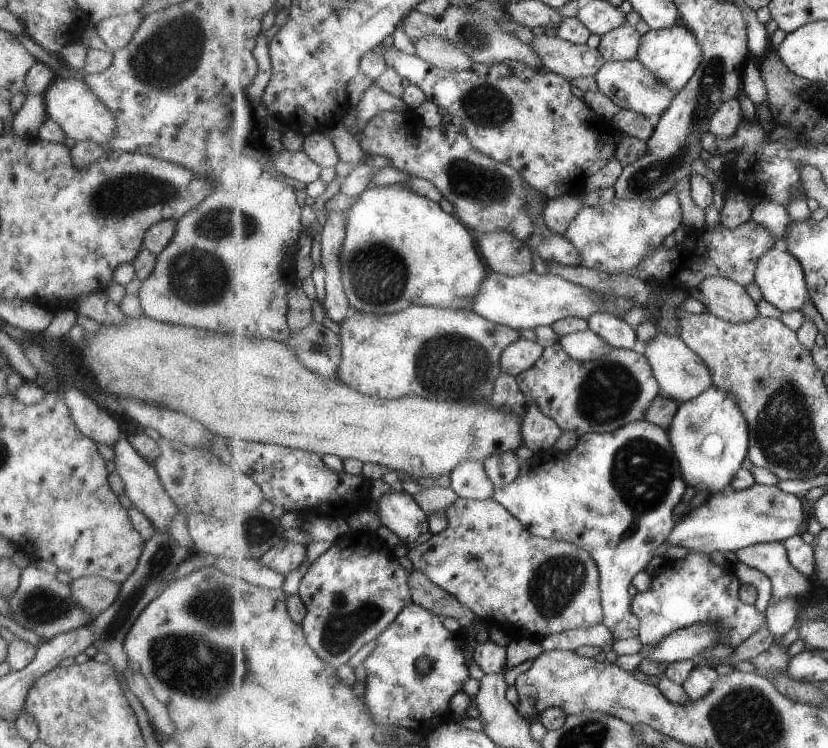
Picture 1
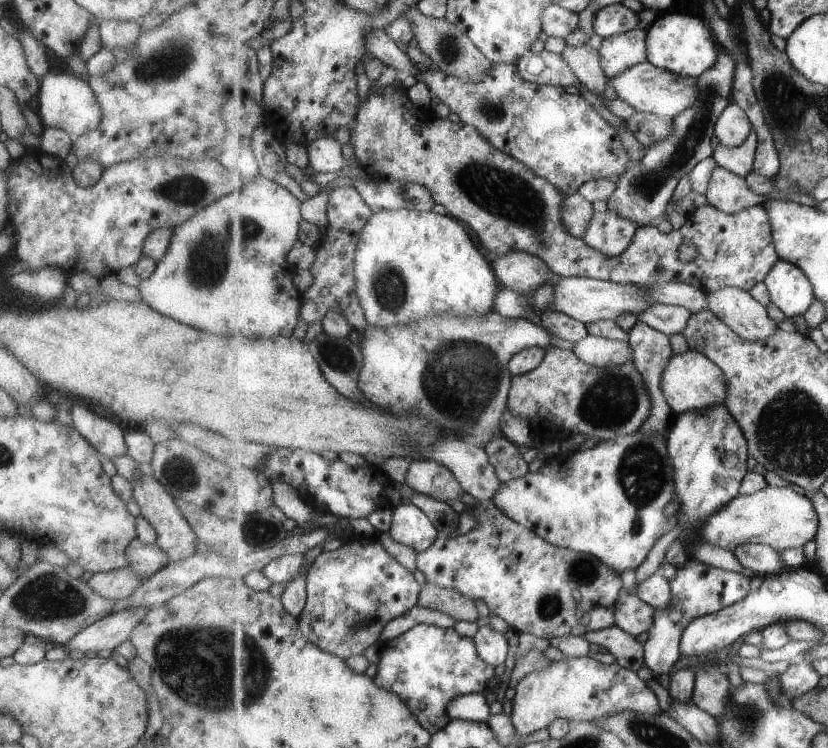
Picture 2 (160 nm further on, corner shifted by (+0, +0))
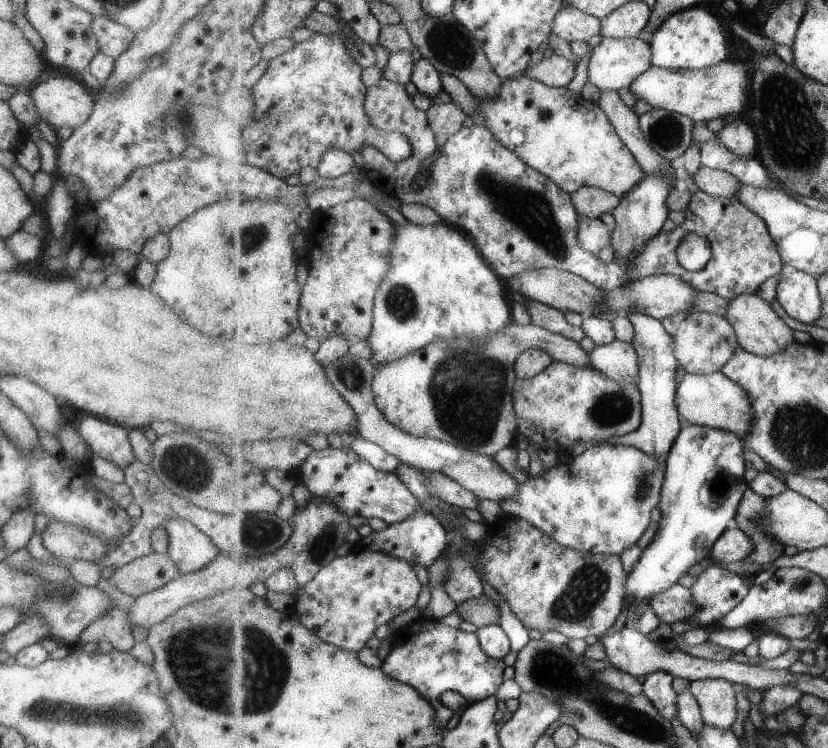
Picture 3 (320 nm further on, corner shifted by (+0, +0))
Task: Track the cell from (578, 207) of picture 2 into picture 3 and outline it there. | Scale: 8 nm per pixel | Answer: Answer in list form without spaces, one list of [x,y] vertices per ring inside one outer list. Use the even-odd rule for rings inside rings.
[[[578,212],[580,229],[578,230],[579,242],[586,251],[600,256],[603,249],[612,246],[613,231],[603,220],[592,219]]]

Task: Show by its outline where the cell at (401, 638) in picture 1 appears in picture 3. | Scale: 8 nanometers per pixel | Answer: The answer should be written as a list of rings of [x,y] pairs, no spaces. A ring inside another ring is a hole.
[[[418,617],[406,630],[396,633],[392,640],[393,648],[384,660],[381,667],[388,675],[402,683],[414,686],[435,708],[436,718],[434,723],[446,730],[453,716],[454,710],[445,706],[442,698],[445,693],[458,692],[469,703],[476,703],[484,698],[495,695],[497,689],[503,684],[503,672],[505,672],[505,660],[489,656],[481,646],[477,633],[470,633],[461,628],[446,627],[439,619],[427,619]]]

